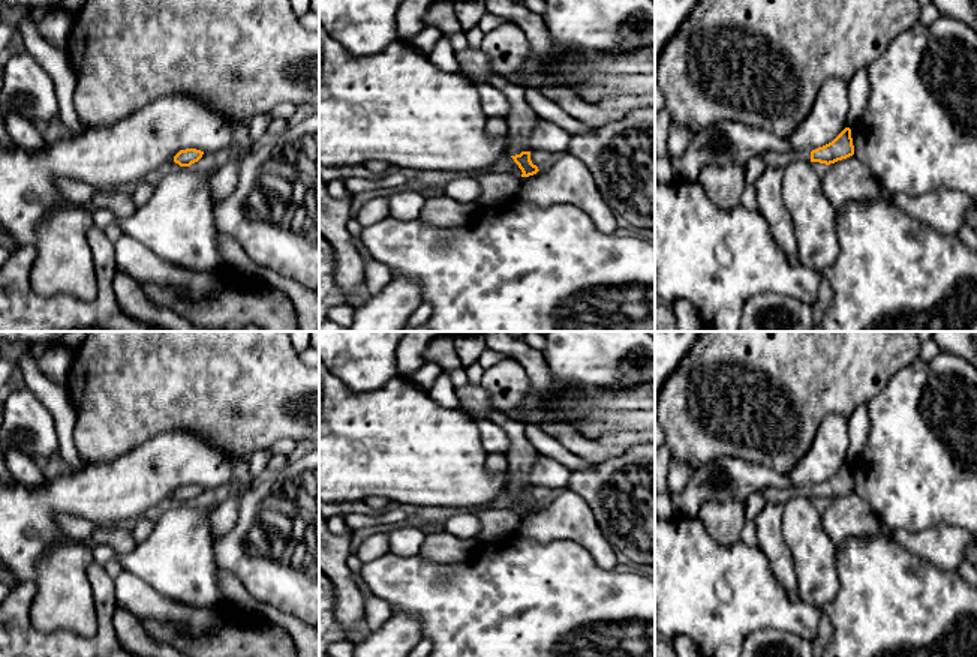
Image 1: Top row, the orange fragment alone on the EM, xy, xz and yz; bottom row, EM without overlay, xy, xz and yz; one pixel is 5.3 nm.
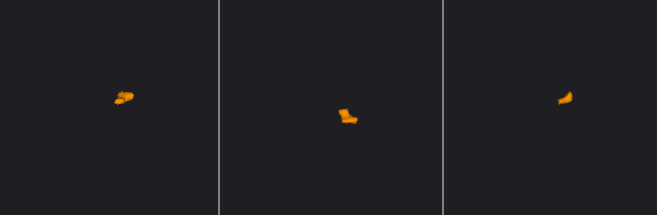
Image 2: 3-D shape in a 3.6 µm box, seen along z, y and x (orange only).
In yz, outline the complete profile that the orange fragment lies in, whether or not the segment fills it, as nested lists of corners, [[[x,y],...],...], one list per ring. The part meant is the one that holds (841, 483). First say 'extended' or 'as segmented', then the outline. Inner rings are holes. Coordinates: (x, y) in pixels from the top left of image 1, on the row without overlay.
extended; [[[845,464],[832,478],[818,483],[812,488],[794,486],[785,489],[764,488],[763,494],[767,502],[784,506],[788,500],[796,496],[835,500],[854,490],[851,465]]]

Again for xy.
as segmented; [[[196,484],[180,486],[174,492],[174,498],[178,500],[180,502],[190,502],[192,500],[198,498],[202,494],[202,490],[204,488]]]

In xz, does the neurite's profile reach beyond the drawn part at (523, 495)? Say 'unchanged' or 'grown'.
grown

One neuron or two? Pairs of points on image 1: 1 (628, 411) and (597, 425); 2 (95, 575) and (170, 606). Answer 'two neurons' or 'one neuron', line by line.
1: one neuron
2: two neurons

